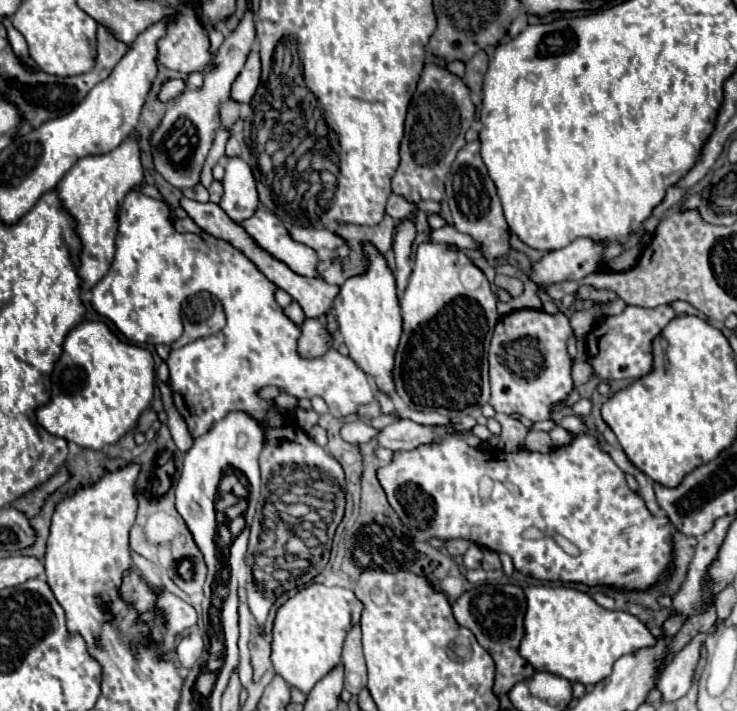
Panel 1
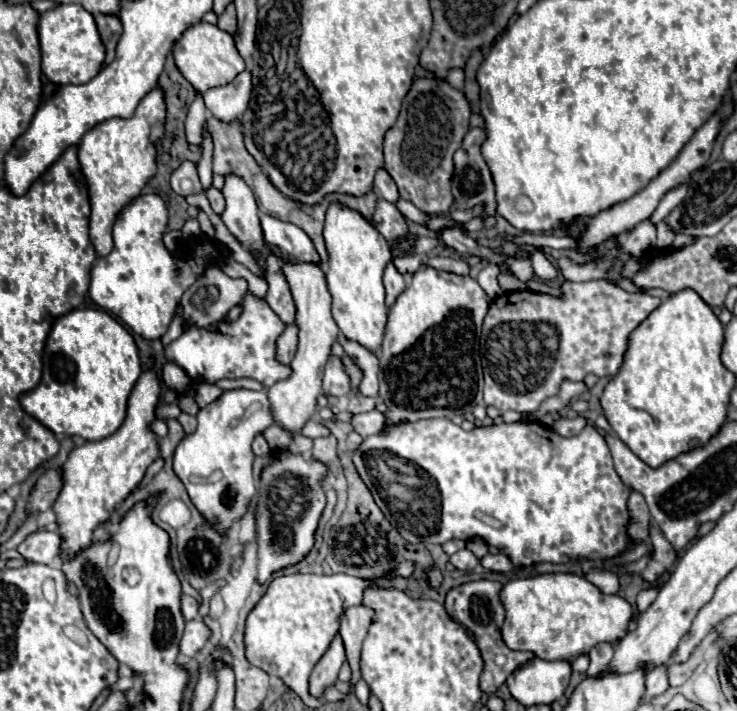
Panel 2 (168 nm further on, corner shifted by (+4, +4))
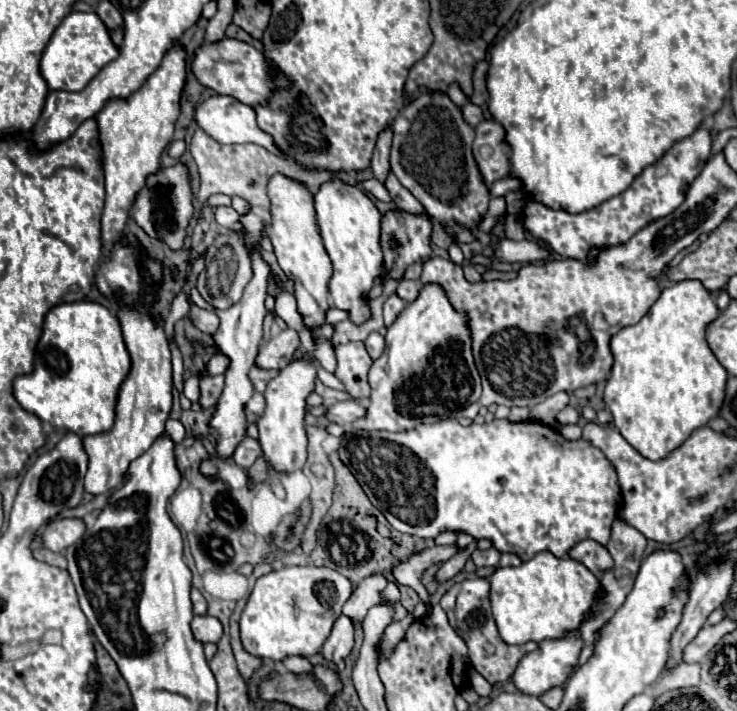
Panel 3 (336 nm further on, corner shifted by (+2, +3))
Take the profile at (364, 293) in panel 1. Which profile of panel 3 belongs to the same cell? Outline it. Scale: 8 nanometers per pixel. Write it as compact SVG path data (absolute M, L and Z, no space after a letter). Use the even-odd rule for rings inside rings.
M340 179L322 183L314 195L314 207L318 217L320 235L324 247L332 259L334 273L330 277L332 303L338 309L348 311L350 321L364 323L370 317L370 307L366 303L366 293L372 289L374 281L382 271L382 251L380 251L380 211L374 201L358 185L348 185Z

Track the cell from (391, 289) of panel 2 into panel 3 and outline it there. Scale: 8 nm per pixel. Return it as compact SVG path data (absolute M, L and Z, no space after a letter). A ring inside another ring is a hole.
M394 293L392 297L388 297L388 301L384 303L384 325L386 327L390 327L394 321L396 321L396 317L402 313L402 309L404 309L404 301Z

